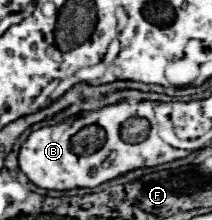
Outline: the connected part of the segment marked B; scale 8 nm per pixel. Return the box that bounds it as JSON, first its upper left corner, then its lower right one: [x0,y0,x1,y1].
[19,102,189,192]

